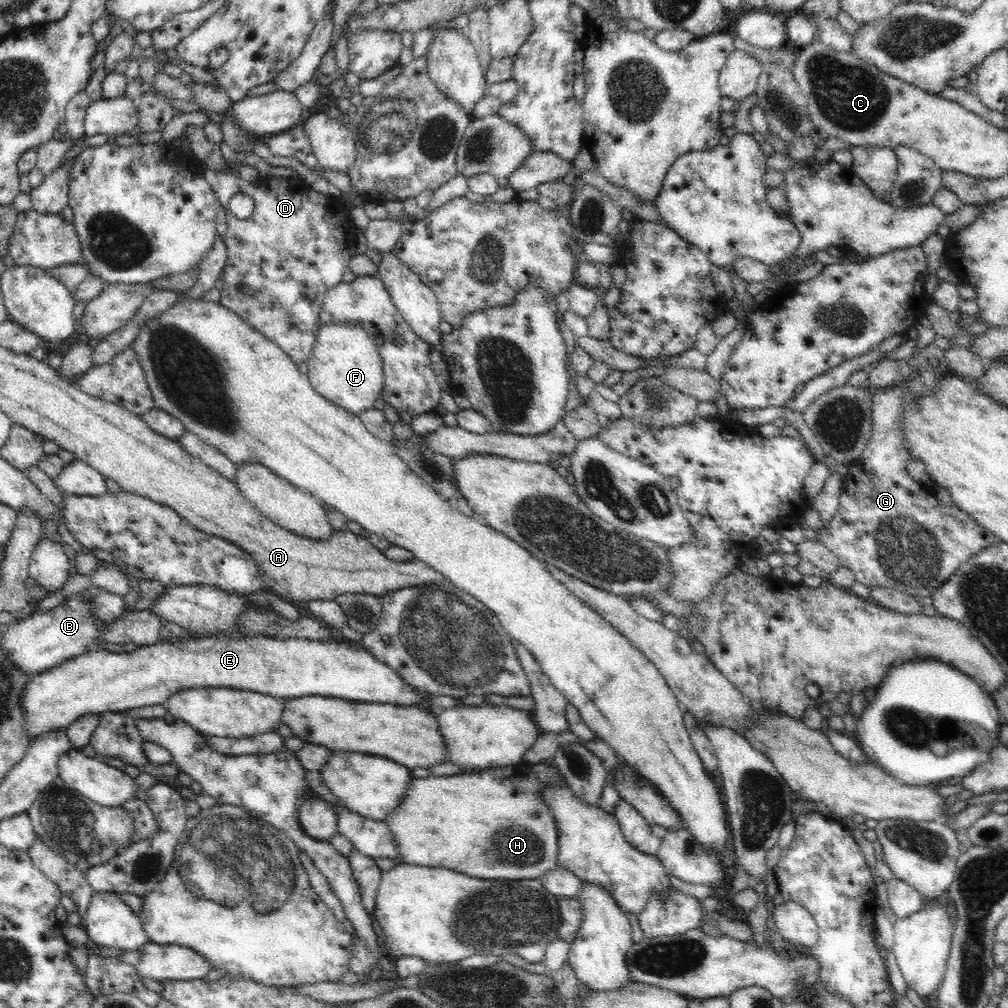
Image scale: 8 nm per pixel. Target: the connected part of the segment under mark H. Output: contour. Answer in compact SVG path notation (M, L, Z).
M524 759L515 765L496 767L486 771L474 771L473 773L452 774L450 776L429 774L426 778L412 776L411 782L407 784L407 791L403 794L403 799L395 810L385 818L385 823L388 825L388 830L390 830L395 840L402 863L434 868L444 866L444 868L450 868L450 870L456 870L456 872L462 872L462 874L468 874L468 876L476 876L476 878L486 878L486 880L494 878L506 880L539 879L558 865L558 833L556 823L549 806L541 797L541 788L544 785L553 785L554 783L564 785L564 780L562 780L556 768L546 766L543 762L532 764Z

